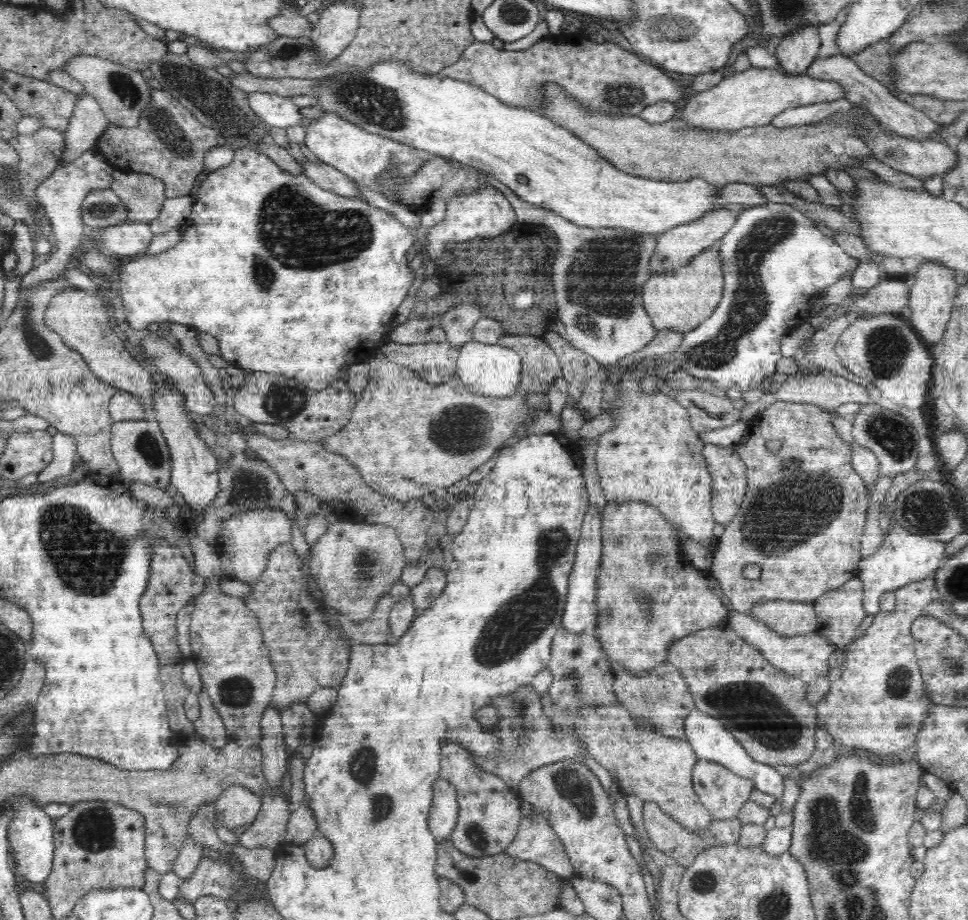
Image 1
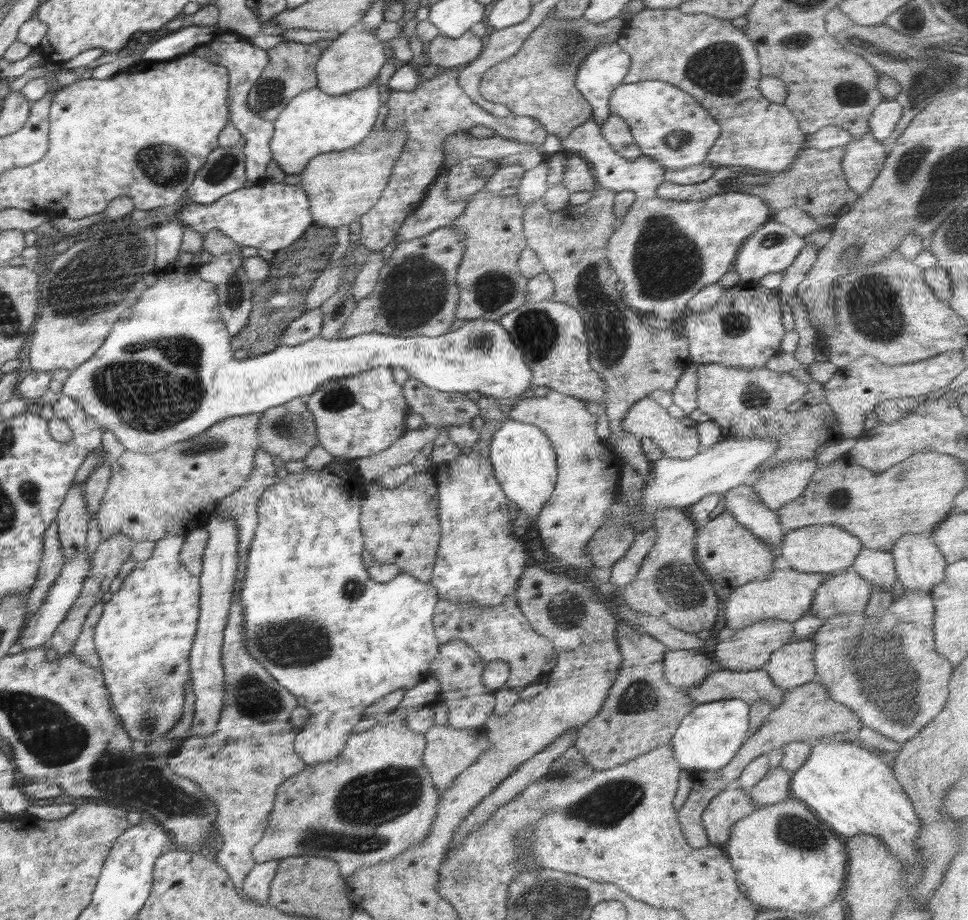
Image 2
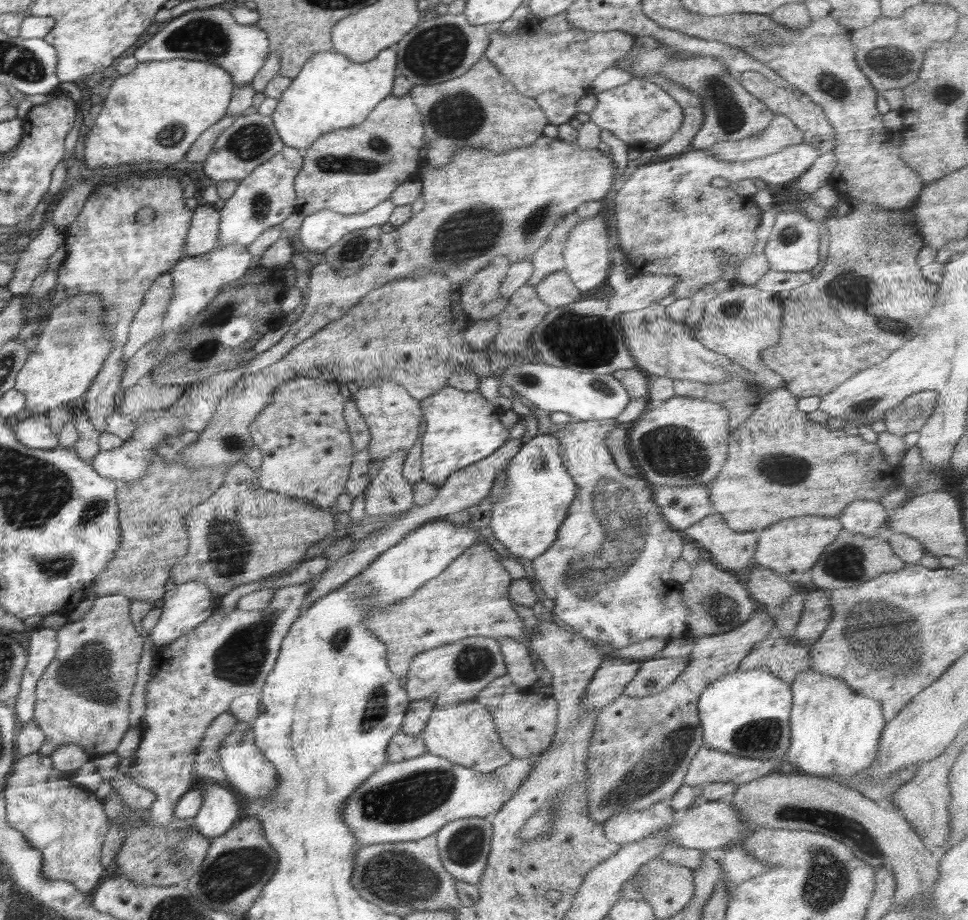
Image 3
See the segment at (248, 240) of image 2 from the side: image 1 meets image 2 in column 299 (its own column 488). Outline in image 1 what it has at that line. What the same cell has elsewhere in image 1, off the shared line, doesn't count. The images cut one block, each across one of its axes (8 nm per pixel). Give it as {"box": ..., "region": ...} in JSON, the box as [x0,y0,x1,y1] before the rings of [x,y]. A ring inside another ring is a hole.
{"box":[119,147,518,391],"region":[[[248,147],[236,149],[234,160],[228,166],[210,172],[197,192],[192,214],[190,214],[182,232],[182,240],[179,240],[176,246],[157,255],[140,254],[136,260],[121,265],[119,273],[120,294],[128,324],[136,330],[143,330],[152,322],[169,321],[201,330],[217,338],[219,356],[224,358],[224,361],[228,361],[228,364],[248,372],[284,374],[315,391],[321,391],[330,386],[354,363],[375,357],[380,352],[381,346],[387,342],[388,330],[394,323],[396,310],[404,302],[404,298],[408,296],[408,290],[414,284],[414,272],[408,267],[408,260],[406,259],[406,252],[411,246],[415,246],[418,242],[424,243],[425,252],[428,253],[429,258],[436,266],[437,273],[441,273],[442,268],[445,270],[453,260],[451,253],[446,250],[446,244],[474,238],[494,238],[494,236],[508,232],[518,224],[512,204],[501,191],[488,185],[478,188],[473,193],[462,193],[452,198],[448,202],[446,218],[438,225],[428,228],[424,235],[420,235],[419,228],[421,226],[418,226],[416,230],[410,230],[387,211],[372,207],[359,198],[346,198],[334,194],[330,190],[324,190],[305,174],[290,174],[280,168],[266,154]],[[310,246],[316,246],[316,254],[312,254],[314,258],[308,258]]]}

